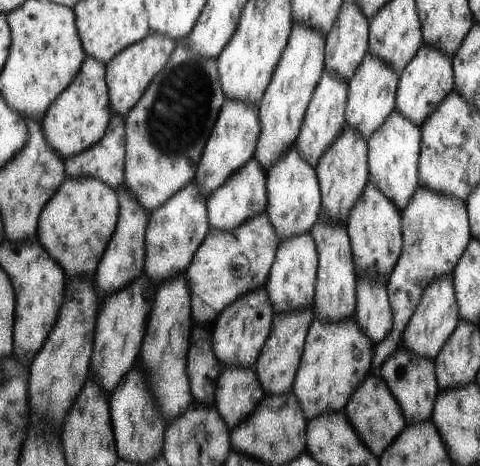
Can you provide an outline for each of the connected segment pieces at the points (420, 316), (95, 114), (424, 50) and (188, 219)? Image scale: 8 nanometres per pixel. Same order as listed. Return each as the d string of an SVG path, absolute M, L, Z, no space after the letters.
M444 274L444 278L436 278L436 282L430 282L424 288L424 294L419 302L420 304L416 307L414 314L409 318L406 328L404 328L404 332L402 332L399 344L420 354L420 356L424 356L424 358L434 359L440 347L444 346L444 342L450 338L450 334L456 330L460 321L452 276Z
M86 55L80 72L76 78L62 91L62 94L47 110L43 123L44 134L47 135L48 146L66 160L88 150L104 136L110 120L110 97L106 84L106 65L96 58Z
M422 43L420 50L416 52L416 56L412 58L412 62L408 62L408 66L404 68L404 72L400 74L396 95L396 112L403 114L404 118L408 118L408 122L416 124L418 128L422 128L422 124L428 120L428 116L440 106L440 102L454 91L455 78L453 73L452 58L448 54L444 54L442 50L438 50L436 46L428 46Z
M192 181L172 198L168 198L160 208L149 212L145 232L145 271L154 286L168 282L168 278L186 272L190 266L194 253L209 231L206 202L206 196L200 192L196 182Z

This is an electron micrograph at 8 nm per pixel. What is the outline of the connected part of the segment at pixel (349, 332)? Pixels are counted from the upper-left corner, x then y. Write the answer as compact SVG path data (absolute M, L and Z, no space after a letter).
M355 315L342 320L315 318L309 326L291 393L296 396L304 418L312 420L320 414L343 412L358 386L372 373L376 345L360 330Z

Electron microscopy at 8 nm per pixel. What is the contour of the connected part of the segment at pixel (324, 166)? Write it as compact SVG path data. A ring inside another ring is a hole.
M346 125L346 128L342 130L342 134L336 138L336 142L333 142L332 146L328 146L328 150L322 154L322 158L318 160L318 166L315 169L322 197L318 218L322 216L324 220L332 220L332 222L338 222L338 224L347 224L348 214L352 212L356 200L360 198L364 186L368 184L367 140L362 138L360 134L356 134L356 130L352 130Z

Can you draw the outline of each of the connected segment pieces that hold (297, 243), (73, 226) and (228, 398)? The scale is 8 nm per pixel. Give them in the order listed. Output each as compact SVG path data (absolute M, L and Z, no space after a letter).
M311 232L296 234L280 242L265 282L274 314L288 314L313 306L318 263L317 246Z
M68 178L48 200L39 218L38 242L59 262L66 278L94 278L98 263L118 222L119 204L115 190L96 178Z
M228 366L216 382L215 405L230 432L240 426L262 402L264 390L256 380L254 367Z

